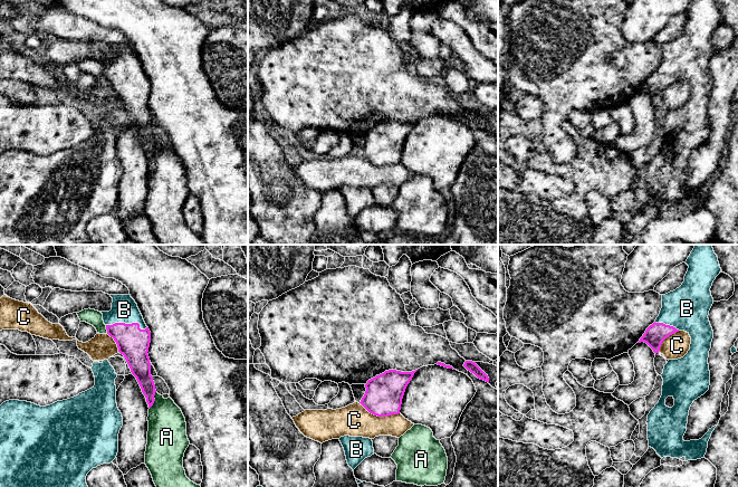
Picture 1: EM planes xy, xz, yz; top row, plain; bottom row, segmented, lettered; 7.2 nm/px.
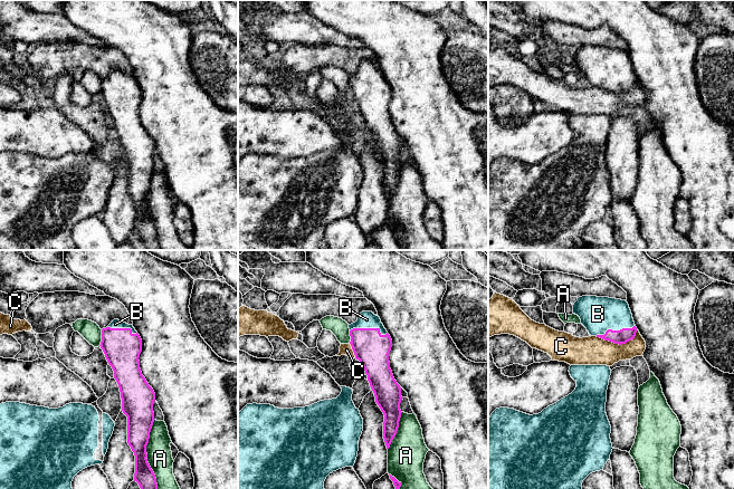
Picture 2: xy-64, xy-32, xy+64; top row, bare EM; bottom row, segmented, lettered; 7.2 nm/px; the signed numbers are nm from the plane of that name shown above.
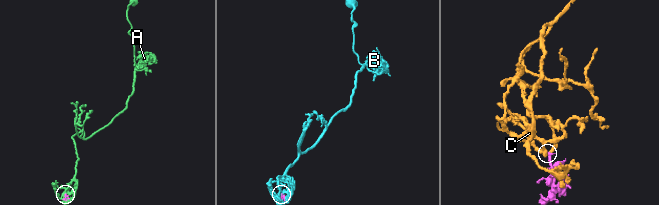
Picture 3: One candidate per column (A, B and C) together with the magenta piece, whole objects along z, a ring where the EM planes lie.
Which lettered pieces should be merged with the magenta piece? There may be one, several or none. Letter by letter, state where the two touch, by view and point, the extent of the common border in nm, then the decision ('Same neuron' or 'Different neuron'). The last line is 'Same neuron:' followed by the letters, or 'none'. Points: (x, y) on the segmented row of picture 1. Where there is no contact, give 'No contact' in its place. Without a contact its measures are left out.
A: Touches magenta at xy (154, 400). Shared border 130 nm. Different neuron
B: Touches magenta at xy (127, 324). Shared border 300 nm. Same neuron
C: Touches magenta at xz (380, 416). Shared border 300 nm. Different neuron
Same neuron: B

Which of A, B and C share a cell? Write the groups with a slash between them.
A / B / C

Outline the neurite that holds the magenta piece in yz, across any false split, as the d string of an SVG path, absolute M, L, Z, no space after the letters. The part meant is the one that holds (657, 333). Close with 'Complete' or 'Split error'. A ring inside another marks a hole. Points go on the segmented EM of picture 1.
M696 245L686 264L689 266L682 285L673 292L662 295L662 308L655 322L650 325L638 343L646 343L656 354L662 342L670 335L684 331L691 337L690 350L678 360L669 360L664 365L662 395L655 407L648 414L648 440L649 447L663 457L682 458L686 460L697 460L705 457L708 441L715 427L699 440L684 441L683 436L687 431L688 416L694 400L703 395L710 385L710 371L708 364L709 351L713 338L713 331L708 315L713 304L710 288L713 280L720 274L718 257L713 251L712 245ZM672 397L674 405L665 405L665 399Z. Split error

